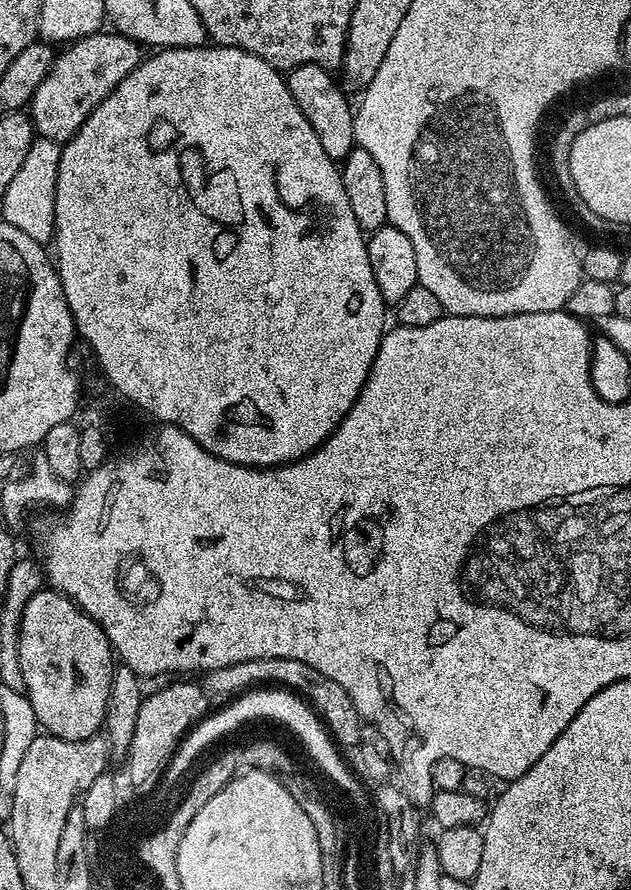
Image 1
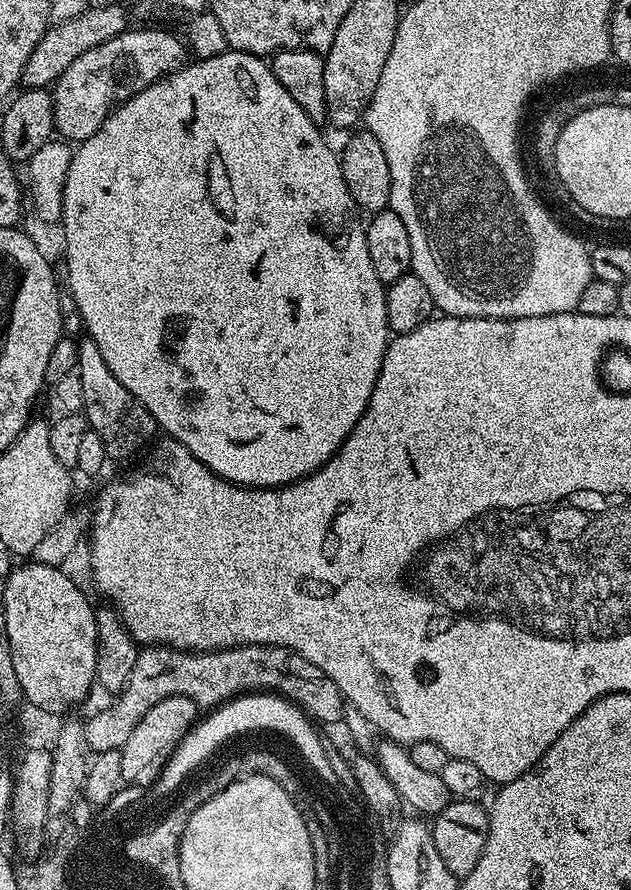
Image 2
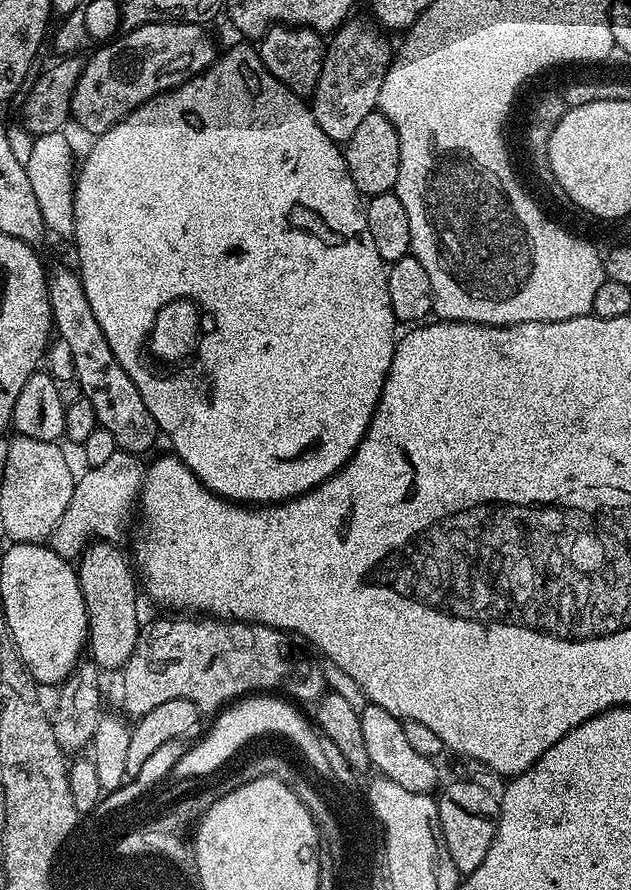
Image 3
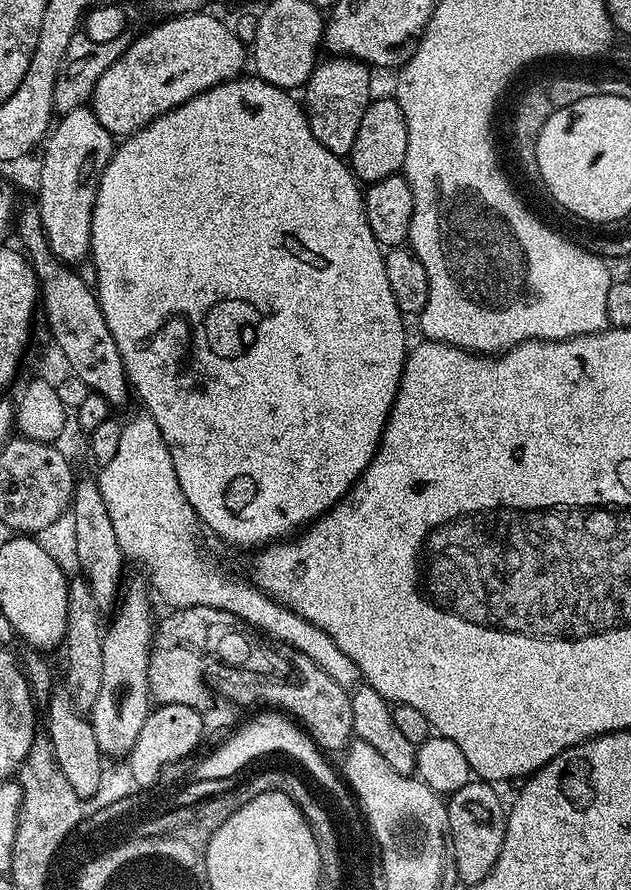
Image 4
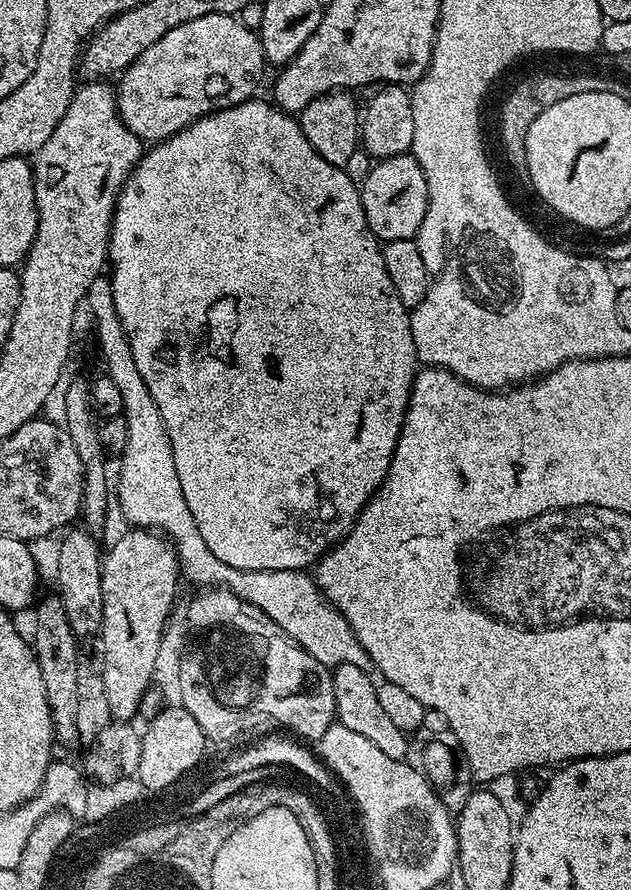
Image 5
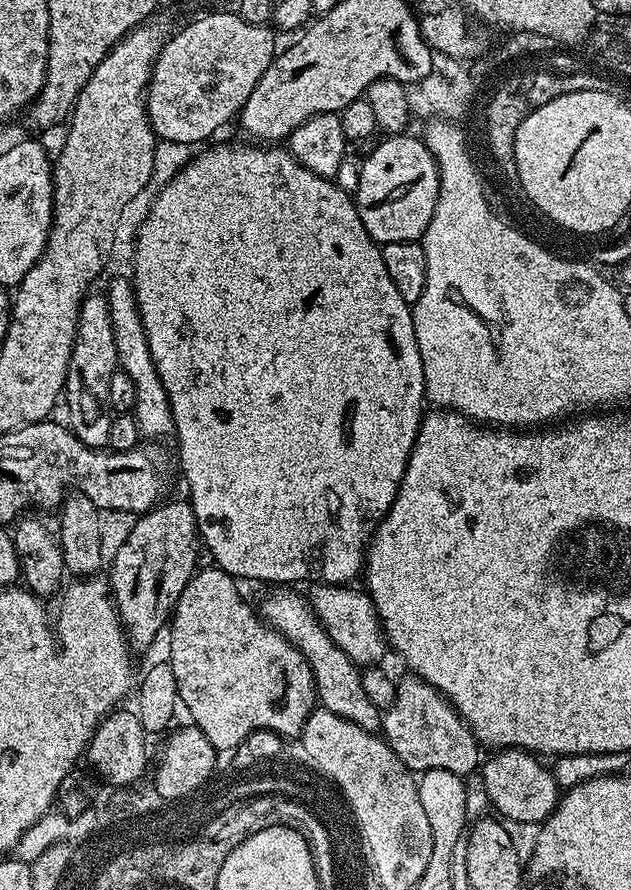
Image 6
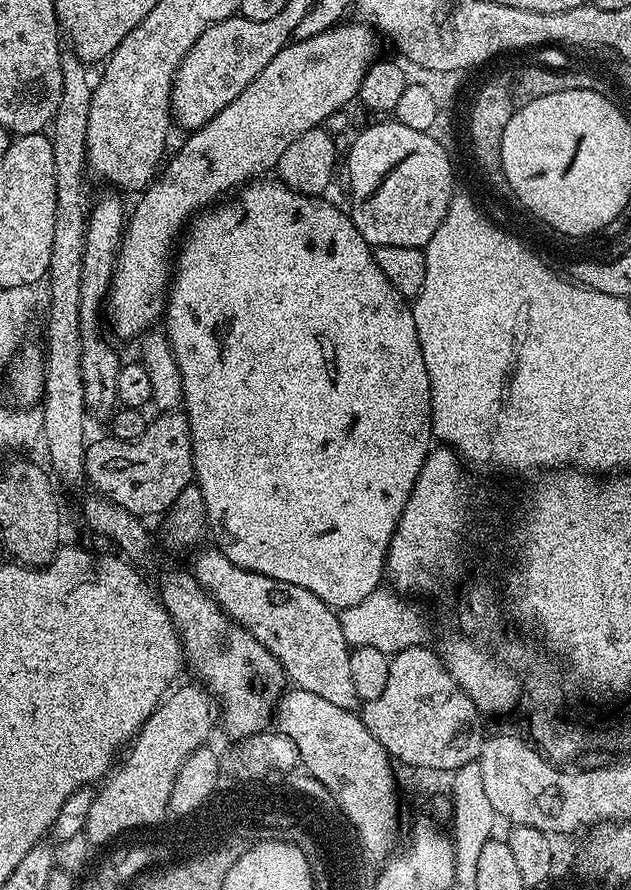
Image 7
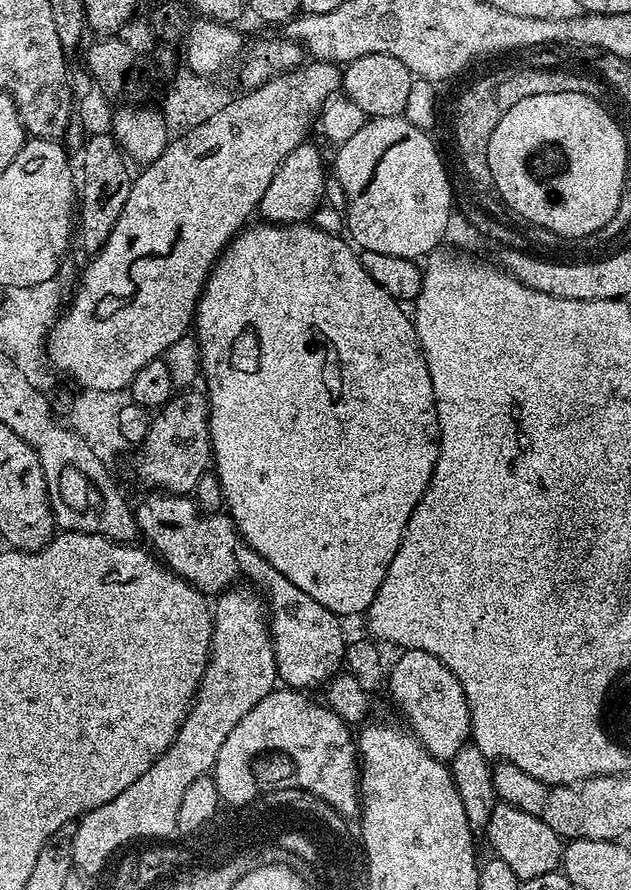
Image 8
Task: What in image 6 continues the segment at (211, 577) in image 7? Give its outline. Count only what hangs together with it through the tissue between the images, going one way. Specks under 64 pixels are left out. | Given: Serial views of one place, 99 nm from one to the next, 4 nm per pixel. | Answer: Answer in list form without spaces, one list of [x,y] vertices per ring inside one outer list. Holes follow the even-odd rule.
[[[292,586],[273,587],[269,591],[272,593],[261,602],[260,608],[258,604],[259,615],[269,628],[281,632],[301,652],[306,662],[310,662],[316,679],[319,707],[352,720],[354,726],[362,726],[362,730],[379,733],[382,709],[366,698],[366,690],[362,690],[361,669],[332,641],[330,634],[326,634],[320,619],[314,614],[309,597],[295,591],[298,590]]]

